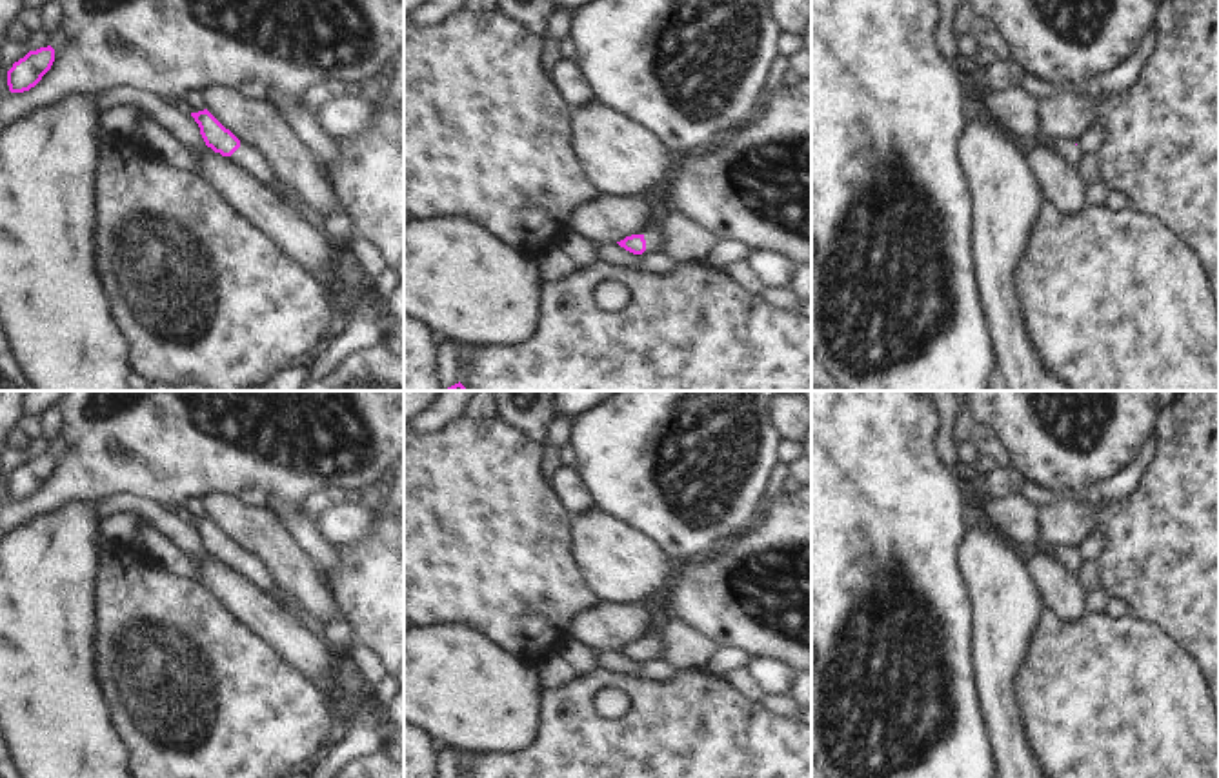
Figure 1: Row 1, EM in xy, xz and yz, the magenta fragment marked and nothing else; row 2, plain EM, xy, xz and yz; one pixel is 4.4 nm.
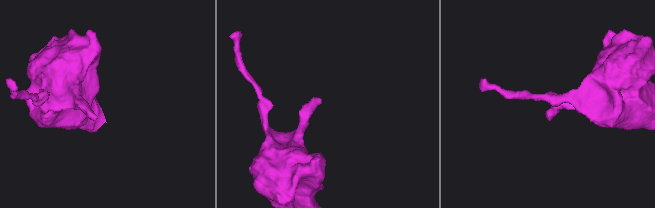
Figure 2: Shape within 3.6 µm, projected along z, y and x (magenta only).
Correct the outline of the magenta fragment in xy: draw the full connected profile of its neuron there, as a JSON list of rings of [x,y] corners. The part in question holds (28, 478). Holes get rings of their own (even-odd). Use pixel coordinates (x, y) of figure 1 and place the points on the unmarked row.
[[[51,453],[29,458],[7,478],[7,493],[11,500],[24,500],[35,494],[55,469]]]

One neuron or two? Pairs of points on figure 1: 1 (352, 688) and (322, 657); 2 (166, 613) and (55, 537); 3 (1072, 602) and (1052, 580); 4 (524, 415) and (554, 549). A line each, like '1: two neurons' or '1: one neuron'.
1: two neurons
2: two neurons
3: one neuron
4: two neurons

